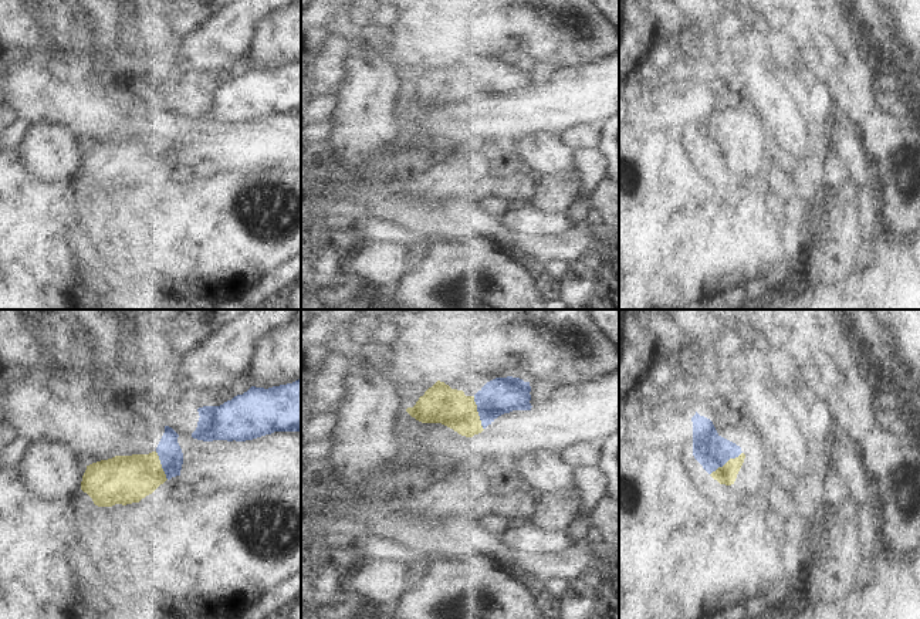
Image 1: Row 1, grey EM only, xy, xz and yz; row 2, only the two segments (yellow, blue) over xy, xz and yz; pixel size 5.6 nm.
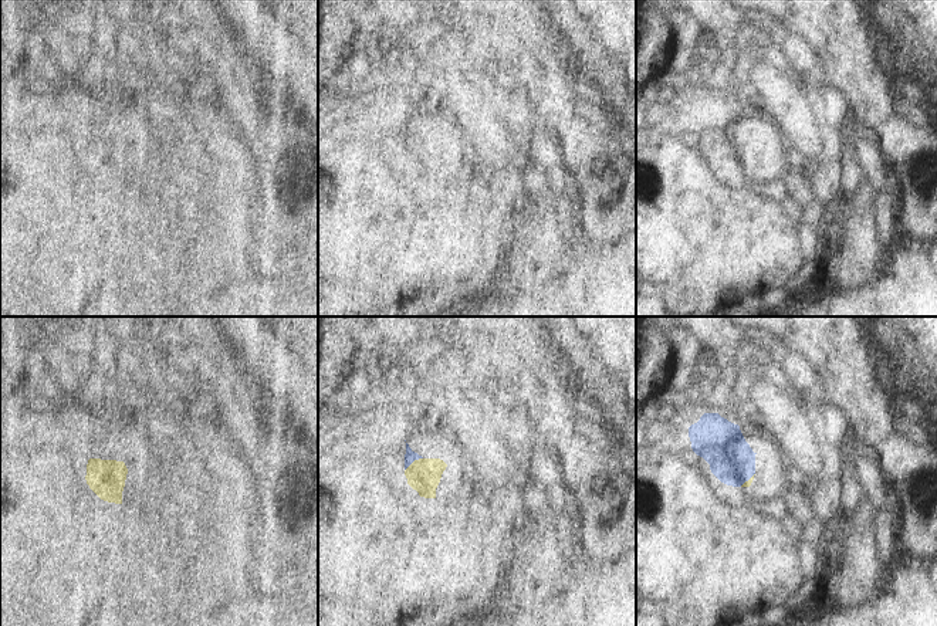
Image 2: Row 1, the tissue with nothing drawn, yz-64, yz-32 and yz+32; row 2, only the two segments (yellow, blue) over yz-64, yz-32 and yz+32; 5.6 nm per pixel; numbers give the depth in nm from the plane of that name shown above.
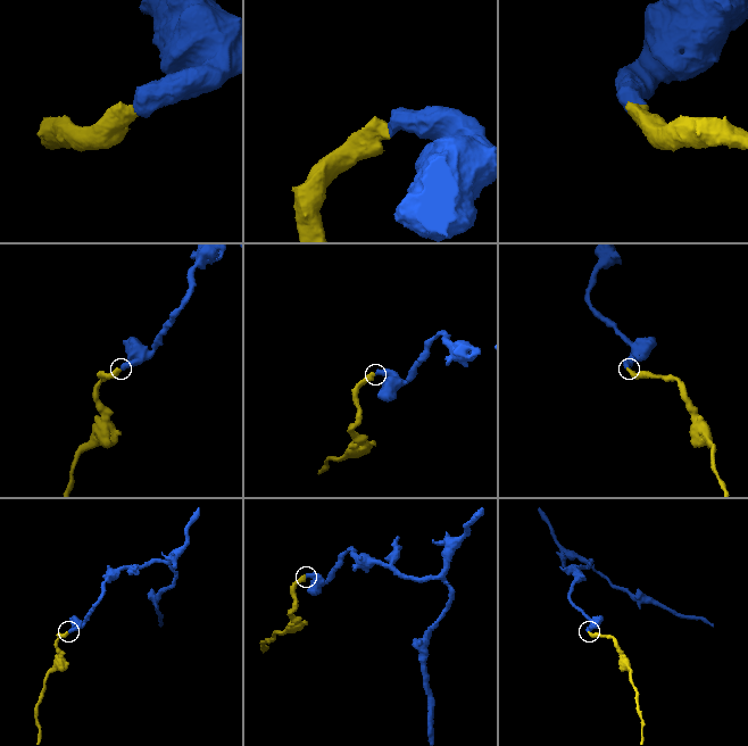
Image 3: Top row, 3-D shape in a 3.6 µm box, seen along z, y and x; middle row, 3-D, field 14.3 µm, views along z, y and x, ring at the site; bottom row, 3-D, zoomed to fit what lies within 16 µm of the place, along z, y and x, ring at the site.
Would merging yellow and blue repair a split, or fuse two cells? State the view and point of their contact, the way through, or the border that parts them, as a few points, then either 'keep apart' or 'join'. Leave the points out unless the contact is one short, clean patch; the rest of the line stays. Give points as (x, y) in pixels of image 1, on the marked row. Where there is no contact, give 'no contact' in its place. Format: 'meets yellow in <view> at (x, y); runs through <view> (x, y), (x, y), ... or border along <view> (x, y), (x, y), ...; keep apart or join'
meets yellow in xz at (477, 413); join

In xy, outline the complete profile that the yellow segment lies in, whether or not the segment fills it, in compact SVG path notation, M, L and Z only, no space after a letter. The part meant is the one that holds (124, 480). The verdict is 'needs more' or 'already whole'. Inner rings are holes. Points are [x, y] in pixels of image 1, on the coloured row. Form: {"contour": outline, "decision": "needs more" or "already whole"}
{"contour": "M165 426L155 451L115 456L87 466L81 490L98 507L139 503L166 480L180 476L183 453L177 437L172 427Z", "decision": "needs more"}

